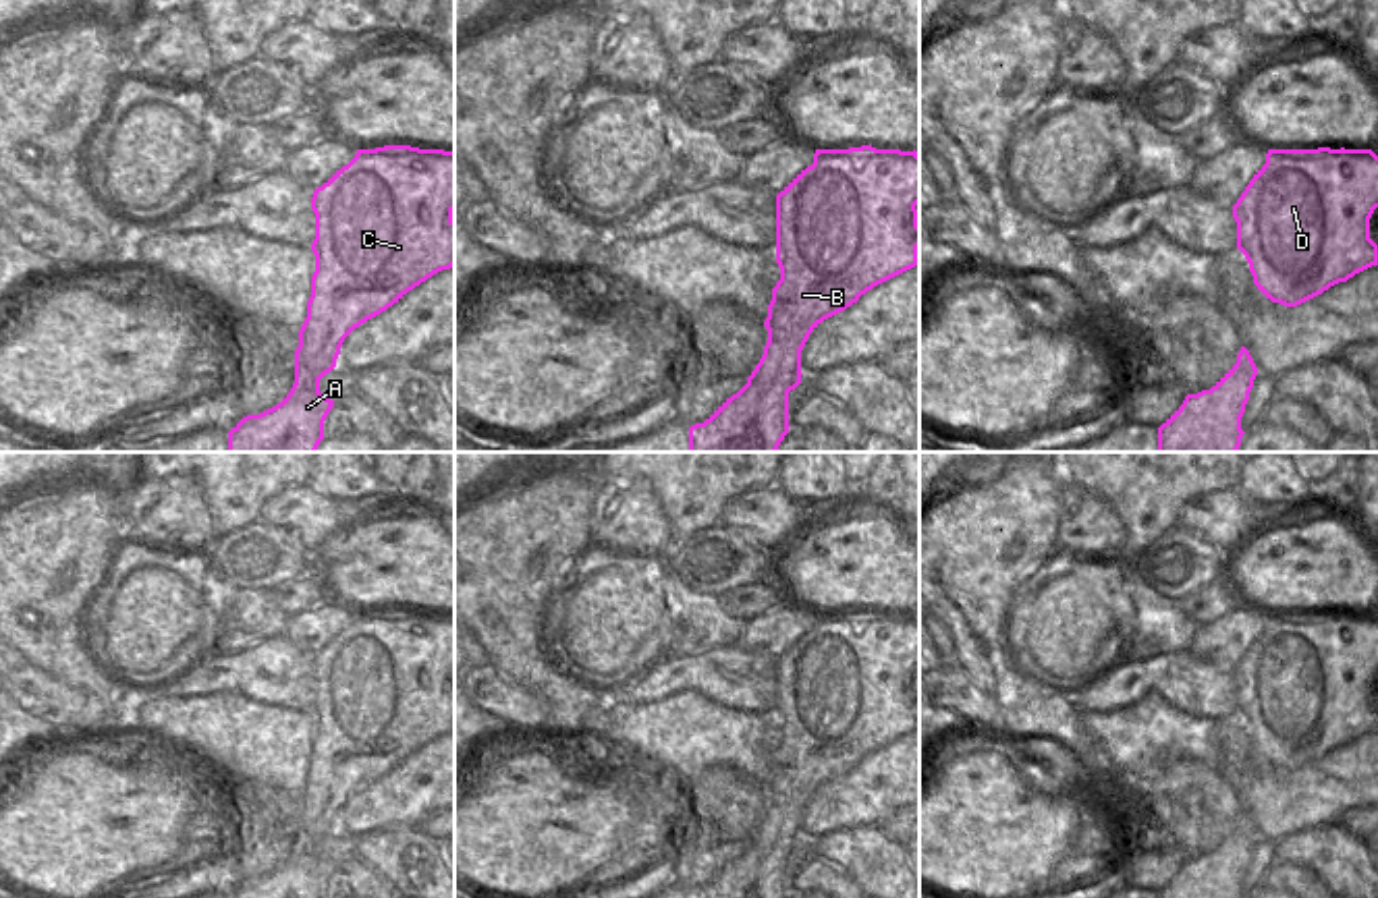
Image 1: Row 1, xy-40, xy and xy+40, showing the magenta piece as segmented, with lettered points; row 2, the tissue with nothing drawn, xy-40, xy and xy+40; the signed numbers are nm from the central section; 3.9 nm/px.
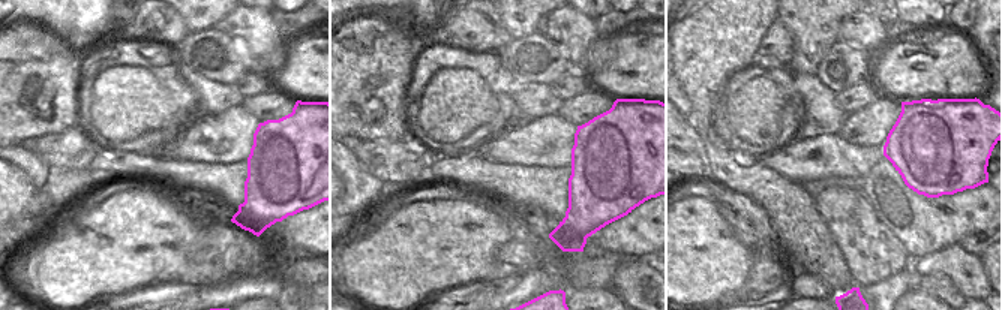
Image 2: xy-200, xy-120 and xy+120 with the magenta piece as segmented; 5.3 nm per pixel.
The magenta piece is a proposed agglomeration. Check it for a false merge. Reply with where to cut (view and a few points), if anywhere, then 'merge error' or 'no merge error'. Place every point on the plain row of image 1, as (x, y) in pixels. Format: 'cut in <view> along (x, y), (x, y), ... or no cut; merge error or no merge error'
no cut; no merge error

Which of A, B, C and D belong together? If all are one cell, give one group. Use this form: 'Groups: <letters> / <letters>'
Groups: A B C D

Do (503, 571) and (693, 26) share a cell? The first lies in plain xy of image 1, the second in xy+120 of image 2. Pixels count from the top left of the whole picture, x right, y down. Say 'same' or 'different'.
same

